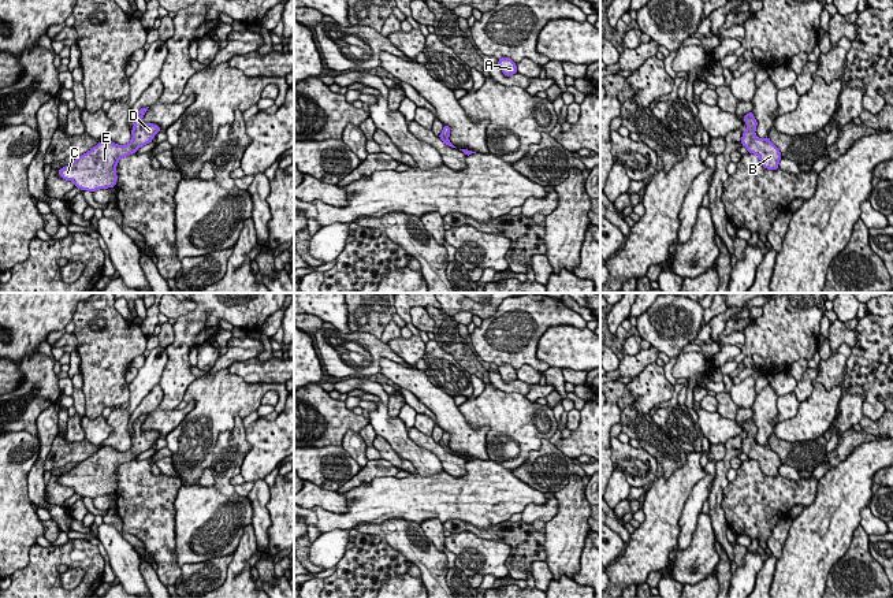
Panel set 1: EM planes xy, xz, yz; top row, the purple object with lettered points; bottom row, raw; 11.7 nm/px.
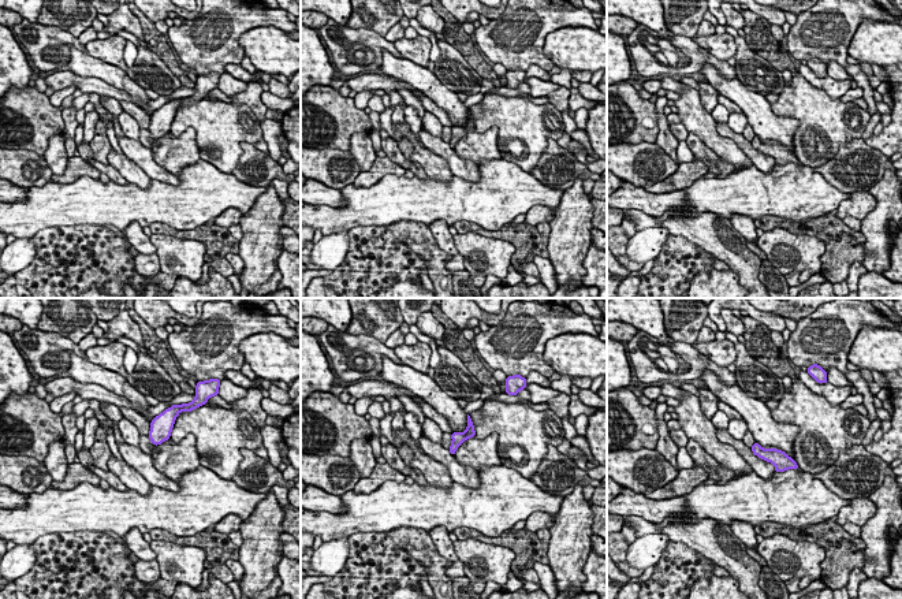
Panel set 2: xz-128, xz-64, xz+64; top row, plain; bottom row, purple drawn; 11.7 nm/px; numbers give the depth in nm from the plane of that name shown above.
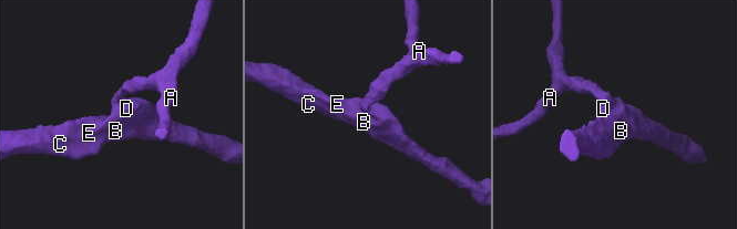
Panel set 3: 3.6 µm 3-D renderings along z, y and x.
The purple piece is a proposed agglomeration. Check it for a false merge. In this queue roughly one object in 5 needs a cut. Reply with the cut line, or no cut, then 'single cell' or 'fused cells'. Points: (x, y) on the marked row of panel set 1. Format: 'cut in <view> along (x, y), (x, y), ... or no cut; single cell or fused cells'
no cut; single cell

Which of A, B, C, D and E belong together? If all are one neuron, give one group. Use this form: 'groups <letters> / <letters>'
groups A B C D E

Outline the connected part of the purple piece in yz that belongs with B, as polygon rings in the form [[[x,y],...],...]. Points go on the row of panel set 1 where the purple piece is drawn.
[[[754,112],[744,115],[744,122],[747,123],[747,130],[743,133],[743,146],[745,146],[749,153],[758,155],[764,168],[777,170],[782,157],[779,149],[771,144],[769,137],[762,140],[755,134],[758,122]]]

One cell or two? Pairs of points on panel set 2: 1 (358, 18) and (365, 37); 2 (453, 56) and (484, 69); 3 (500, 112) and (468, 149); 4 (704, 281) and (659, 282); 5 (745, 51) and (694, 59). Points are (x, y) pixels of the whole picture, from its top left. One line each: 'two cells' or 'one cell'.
1: two cells
2: two cells
3: two cells
4: two cells
5: two cells

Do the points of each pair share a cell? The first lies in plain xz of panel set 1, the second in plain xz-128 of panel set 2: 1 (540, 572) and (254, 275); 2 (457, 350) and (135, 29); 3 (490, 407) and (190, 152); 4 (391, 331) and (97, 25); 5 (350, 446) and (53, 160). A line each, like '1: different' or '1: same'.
1: different
2: different
3: different
4: different
5: same

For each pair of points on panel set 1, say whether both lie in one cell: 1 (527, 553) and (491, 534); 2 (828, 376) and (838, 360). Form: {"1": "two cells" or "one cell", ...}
{"1": "one cell", "2": "one cell"}

